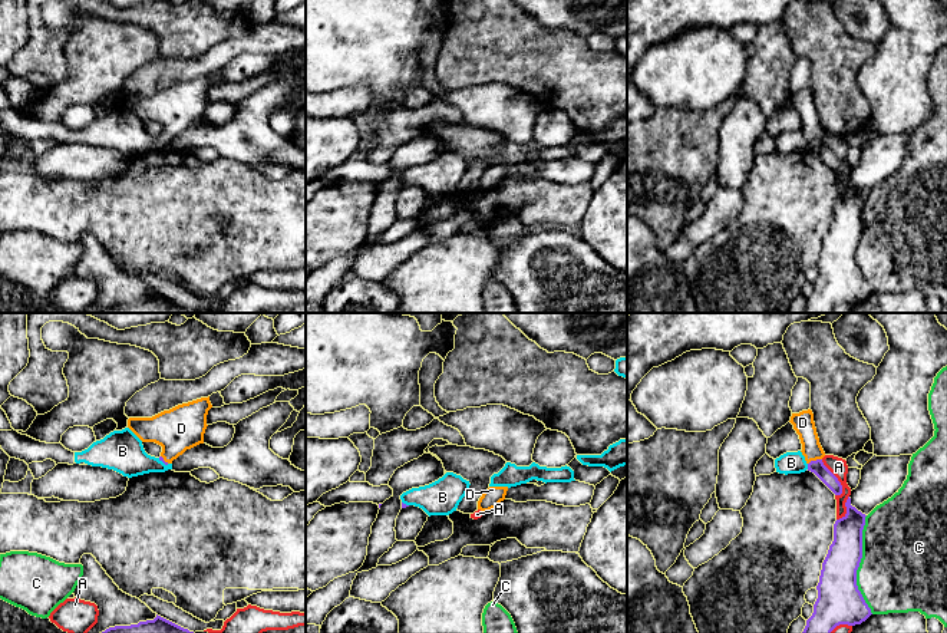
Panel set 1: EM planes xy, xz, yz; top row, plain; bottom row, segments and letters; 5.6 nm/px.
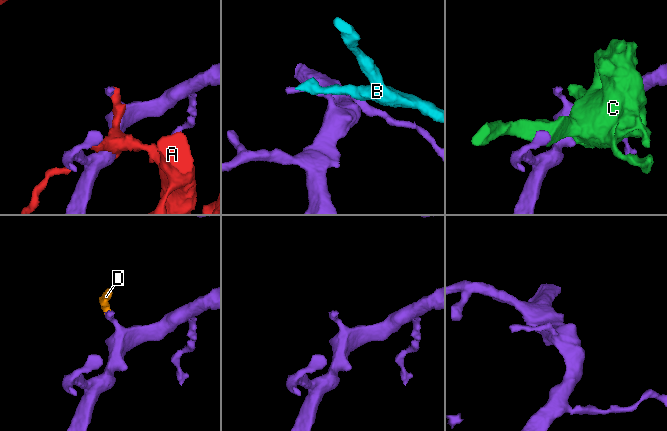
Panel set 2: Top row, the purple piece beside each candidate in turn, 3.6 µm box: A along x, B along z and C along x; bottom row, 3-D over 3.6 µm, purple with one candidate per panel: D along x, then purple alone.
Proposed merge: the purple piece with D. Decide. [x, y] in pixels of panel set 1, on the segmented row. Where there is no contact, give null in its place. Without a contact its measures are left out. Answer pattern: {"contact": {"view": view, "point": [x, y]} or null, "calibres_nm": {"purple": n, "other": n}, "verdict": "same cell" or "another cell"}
{"contact": {"view": "yz", "point": [814, 461]}, "calibres_nm": {"purple": 80, "other": 120}, "verdict": "same cell"}

